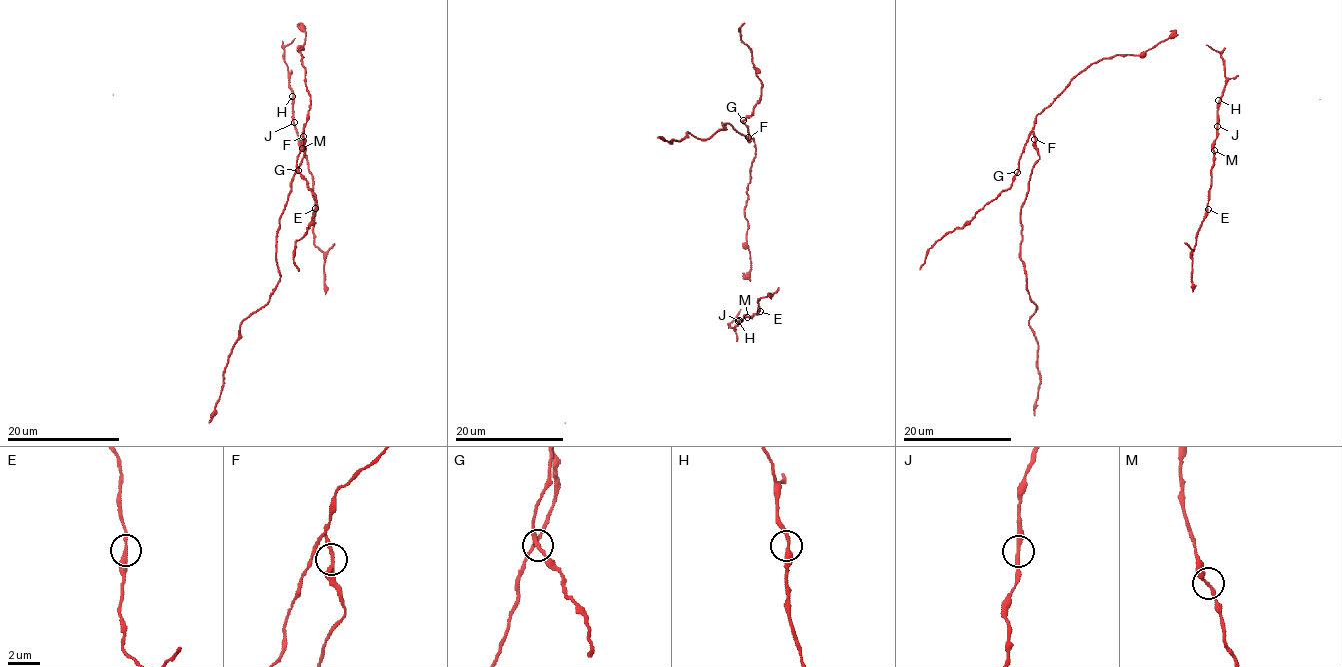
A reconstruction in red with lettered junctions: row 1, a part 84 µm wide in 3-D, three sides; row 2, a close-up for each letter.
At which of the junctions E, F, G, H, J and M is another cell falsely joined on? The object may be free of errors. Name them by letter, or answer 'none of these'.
F

